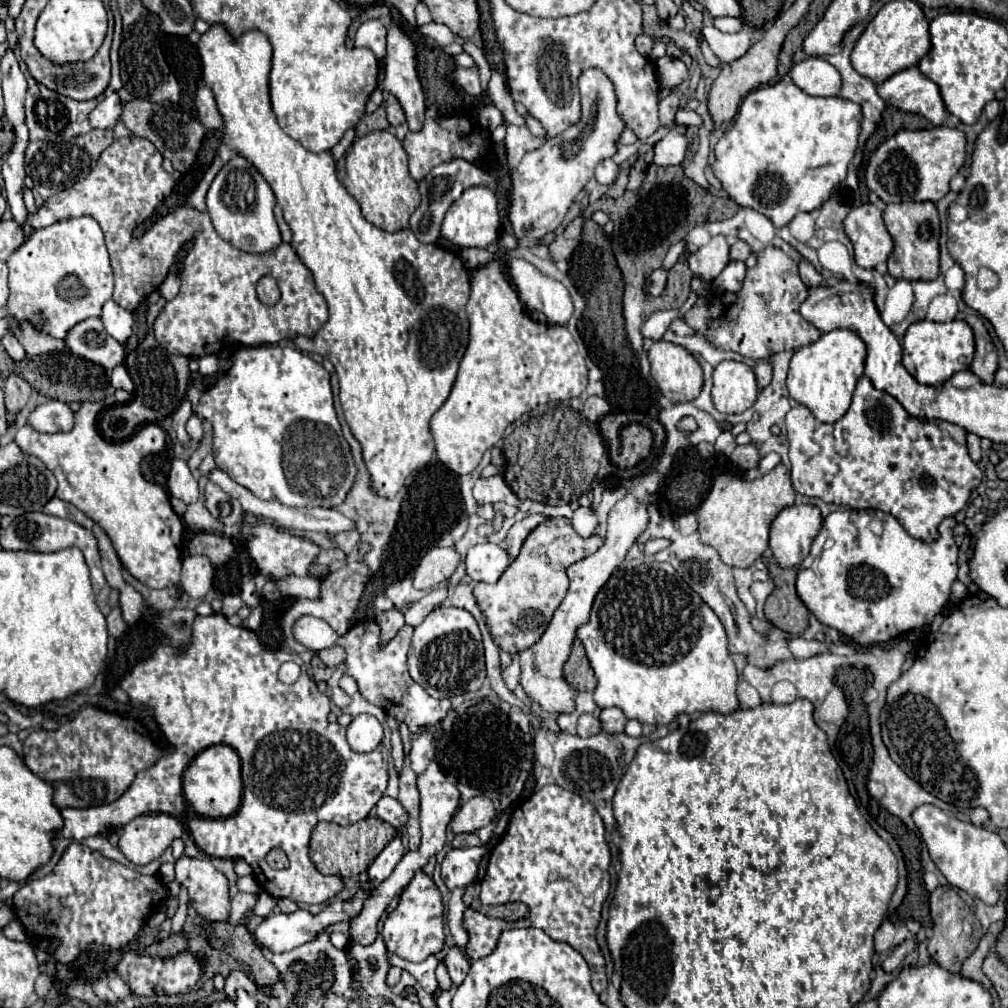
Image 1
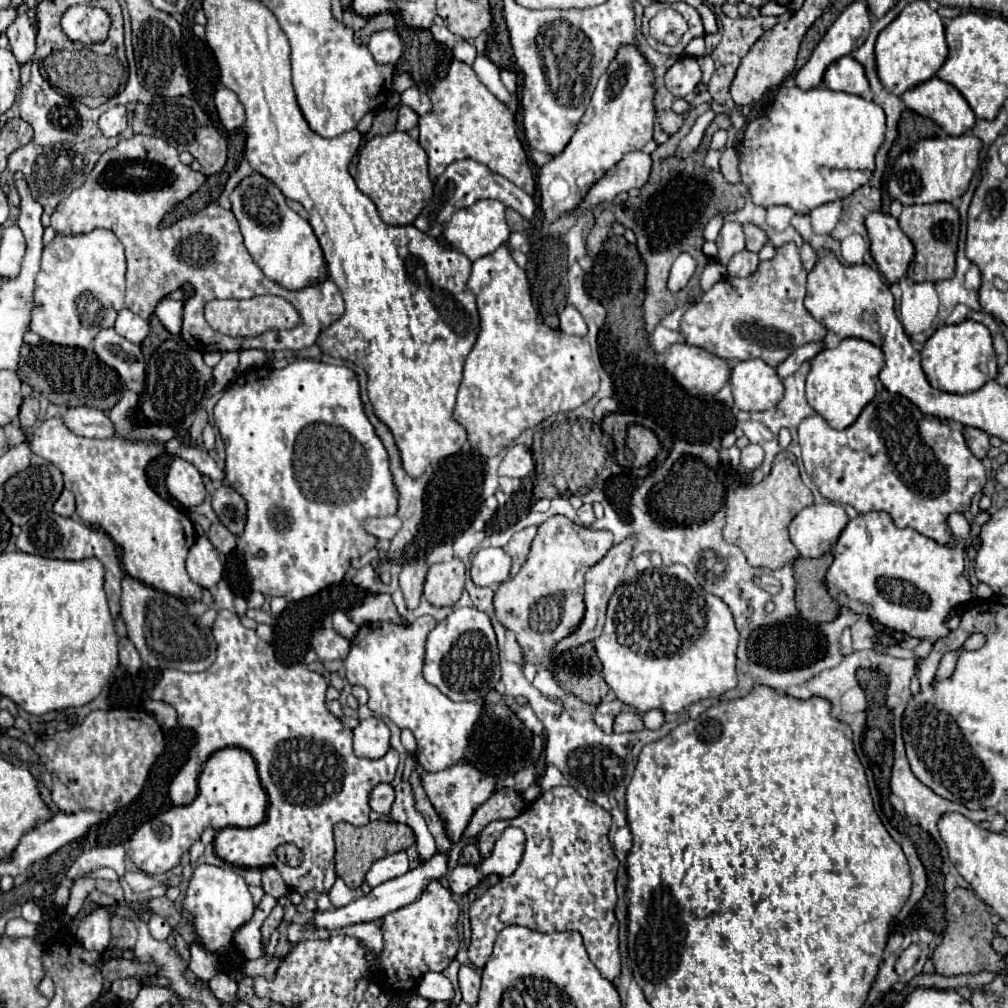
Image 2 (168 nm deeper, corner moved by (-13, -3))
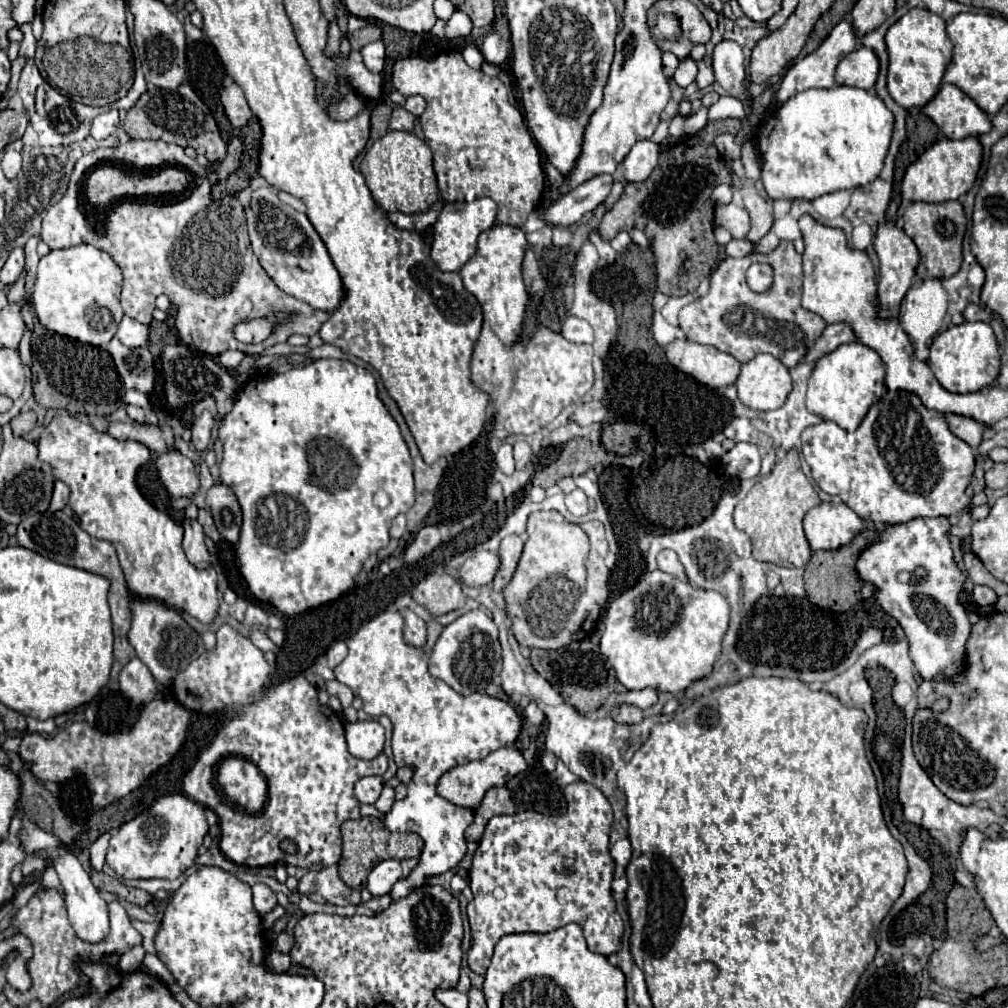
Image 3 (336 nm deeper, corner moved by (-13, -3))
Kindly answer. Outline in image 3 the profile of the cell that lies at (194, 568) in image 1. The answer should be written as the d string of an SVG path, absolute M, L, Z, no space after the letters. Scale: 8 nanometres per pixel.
M196 520L184 522L184 542L182 542L182 546L184 546L186 558L196 568L210 568L212 566L214 556L208 552L206 542L204 542L202 526Z

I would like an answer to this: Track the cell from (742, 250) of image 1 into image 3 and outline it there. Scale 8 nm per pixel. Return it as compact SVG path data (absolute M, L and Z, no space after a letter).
M732 174L732 178L734 178L734 190L740 194L742 204L744 204L744 208L750 214L750 224L752 226L750 226L750 232L748 232L746 240L752 242L752 244L756 244L772 228L772 222L774 222L774 218L772 218L772 206L752 186L742 186L742 182L740 182L738 176Z

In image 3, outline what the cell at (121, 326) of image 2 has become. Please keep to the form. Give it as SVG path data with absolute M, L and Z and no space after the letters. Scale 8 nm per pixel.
M124 316L120 326L118 326L118 334L120 342L128 348L138 348L138 346L146 346L148 344L148 326L140 324L138 320Z

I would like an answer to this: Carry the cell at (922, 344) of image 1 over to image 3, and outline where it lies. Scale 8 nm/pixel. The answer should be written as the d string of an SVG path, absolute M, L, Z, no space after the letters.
M962 322L958 326L950 326L934 338L928 366L932 368L942 388L946 388L948 392L966 394L990 386L1000 372L1000 354L992 328L986 322Z

